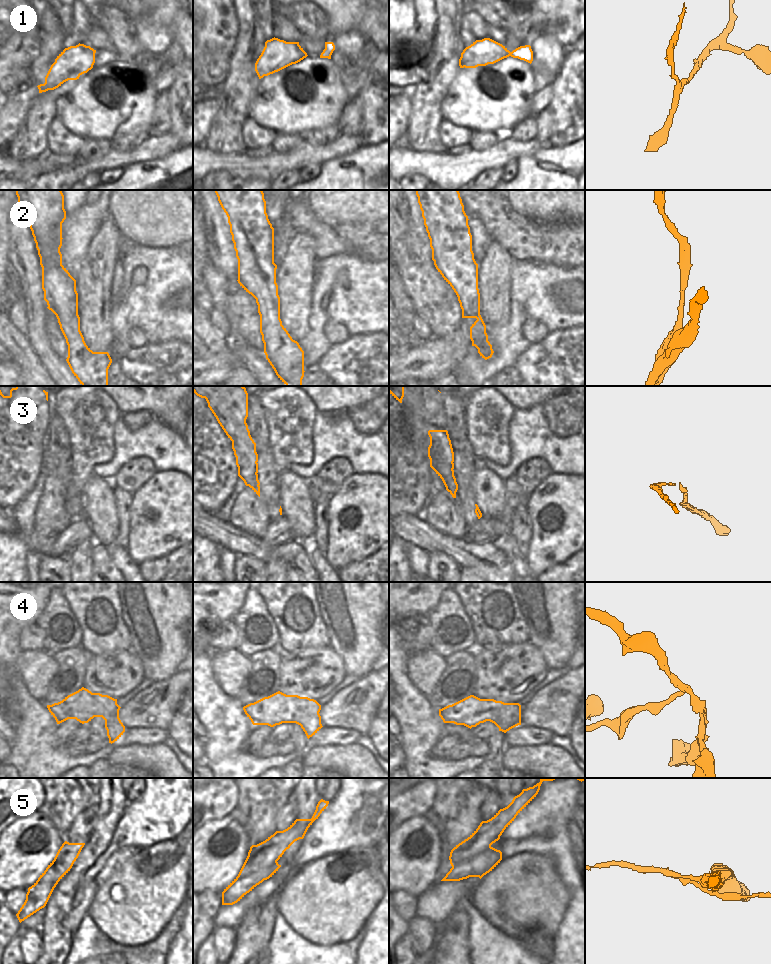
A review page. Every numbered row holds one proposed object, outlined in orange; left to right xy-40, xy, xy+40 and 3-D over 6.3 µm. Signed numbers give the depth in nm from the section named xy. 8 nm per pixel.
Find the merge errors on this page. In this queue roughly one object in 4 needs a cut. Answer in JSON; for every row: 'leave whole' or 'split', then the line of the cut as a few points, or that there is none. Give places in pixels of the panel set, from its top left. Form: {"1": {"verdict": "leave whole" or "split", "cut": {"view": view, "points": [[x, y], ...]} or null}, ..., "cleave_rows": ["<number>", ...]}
{"1": {"verdict": "split", "cut": {"view": "xy-40", "points": [[54, 62], [60, 65], [71, 65], [74, 71], [81, 74]]}}, "2": {"verdict": "leave whole", "cut": null}, "3": {"verdict": "leave whole", "cut": null}, "4": {"verdict": "leave whole", "cut": null}, "5": {"verdict": "split", "cut": {"view": "xy+40", "points": [[490, 846], [452, 867]]}}, "cleave_rows": ["1", "5"]}

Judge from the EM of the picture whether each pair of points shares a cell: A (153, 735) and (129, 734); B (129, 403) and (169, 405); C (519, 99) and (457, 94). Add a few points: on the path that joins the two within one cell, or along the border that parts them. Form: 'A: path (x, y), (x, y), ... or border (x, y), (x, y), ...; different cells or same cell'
A: path (147, 735), (135, 735); same cell
B: path (139, 403), (159, 403); same cell
C: path (504, 99), (472, 99); same cell

